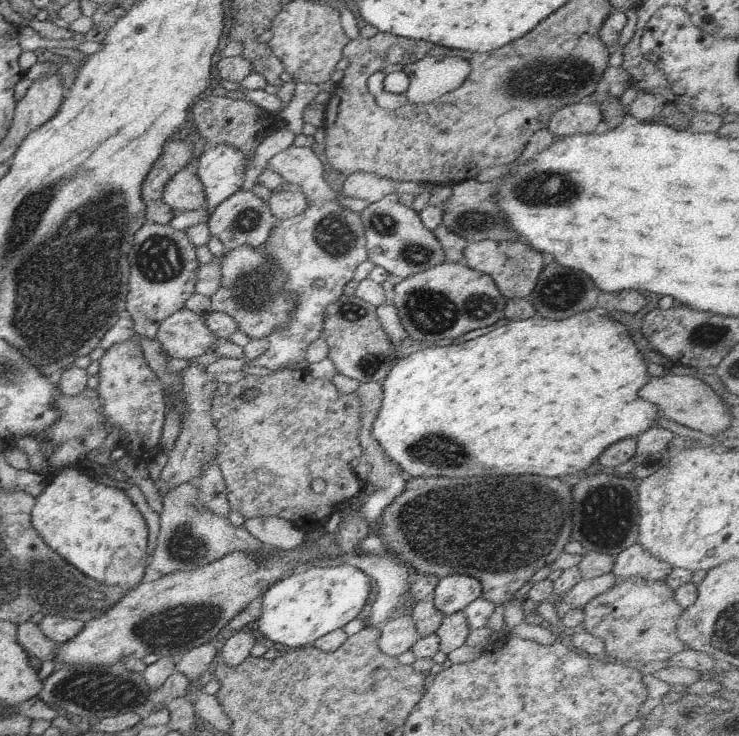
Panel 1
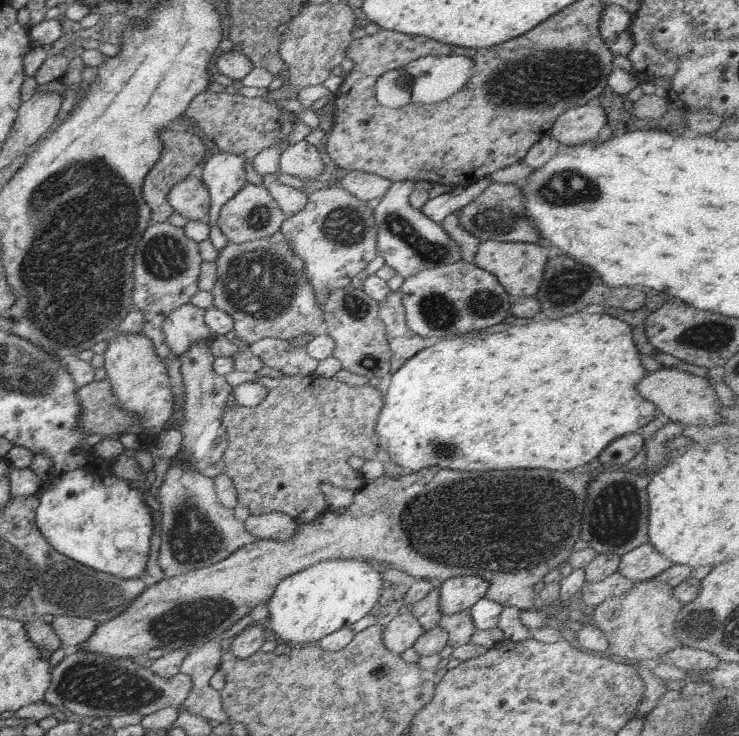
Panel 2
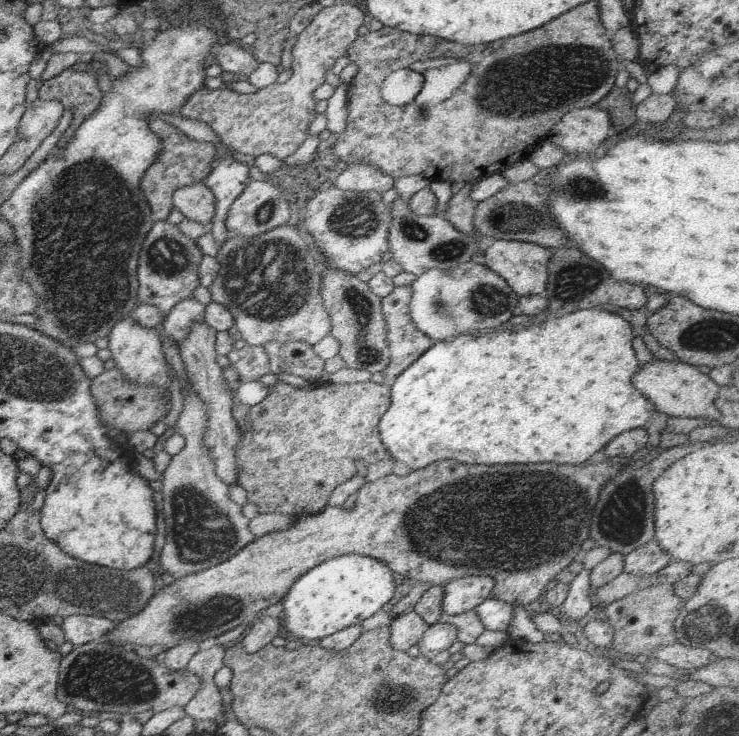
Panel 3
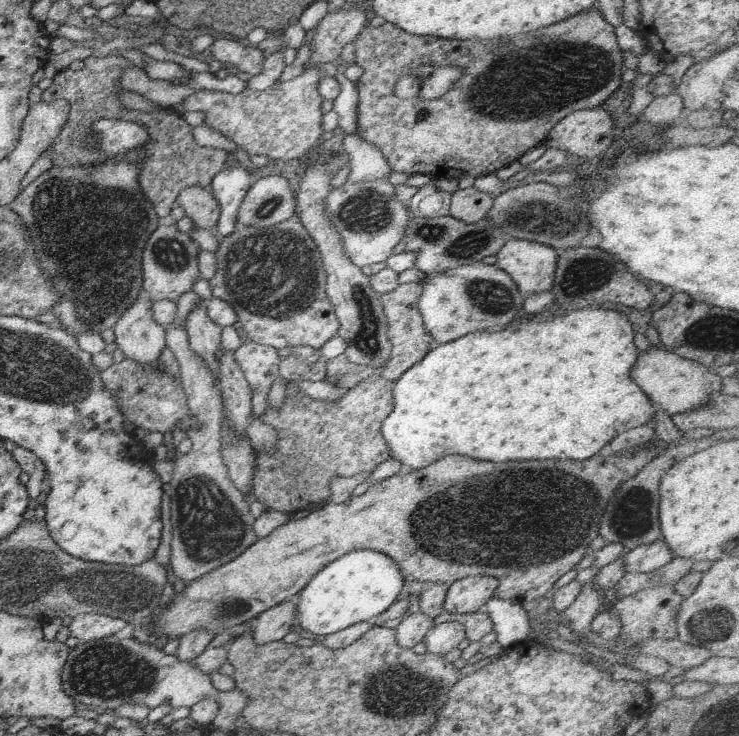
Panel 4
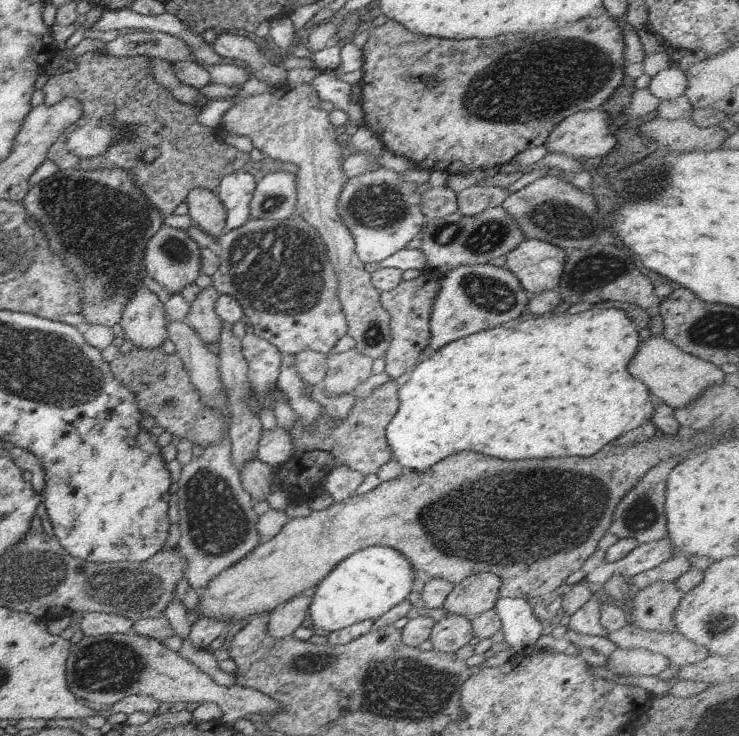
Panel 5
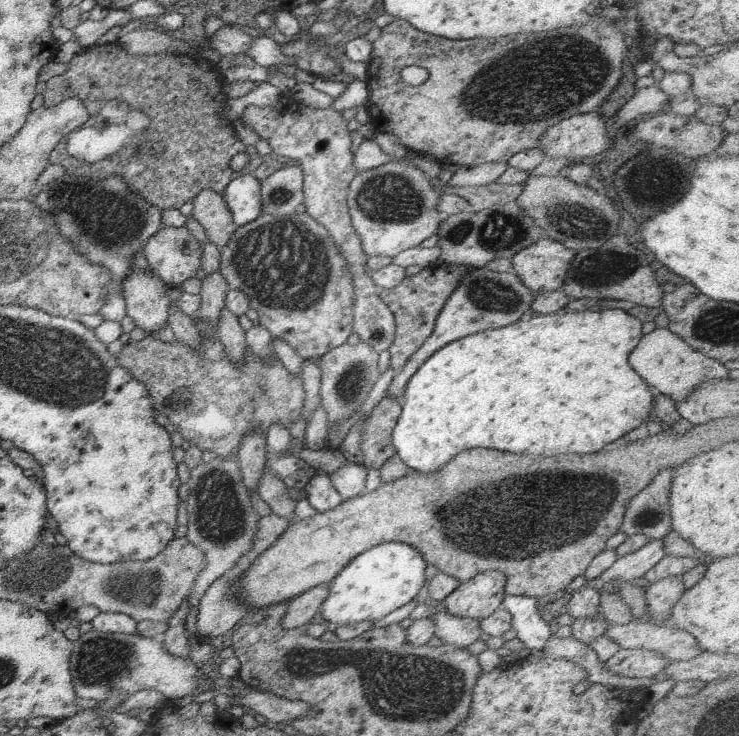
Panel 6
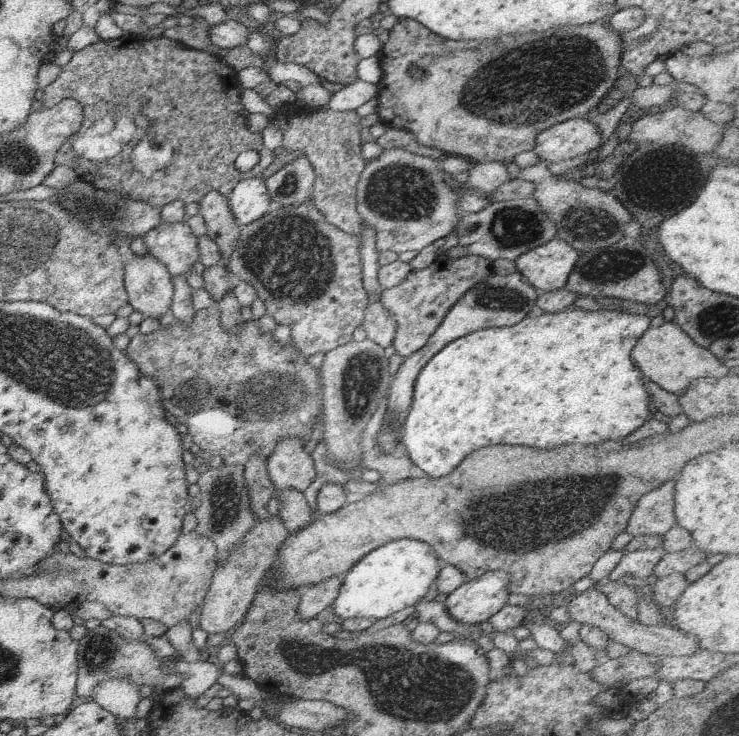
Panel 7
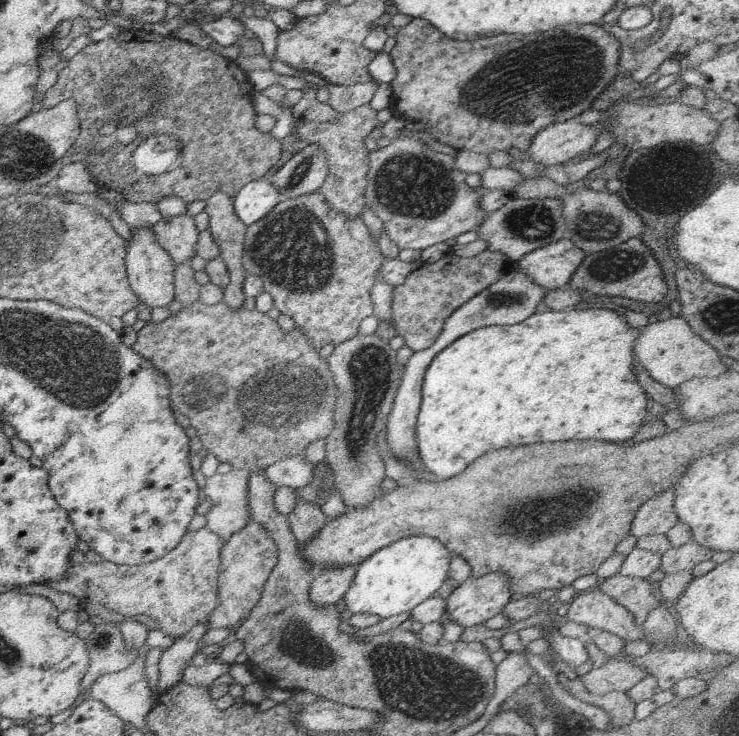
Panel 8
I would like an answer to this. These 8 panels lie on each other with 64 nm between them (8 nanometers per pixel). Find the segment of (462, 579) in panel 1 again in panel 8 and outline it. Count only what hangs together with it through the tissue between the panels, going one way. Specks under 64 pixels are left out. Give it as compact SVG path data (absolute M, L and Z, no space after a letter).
M494 572L482 578L469 577L464 583L450 594L447 599L446 613L454 623L462 627L472 627L483 624L497 616L511 602L511 575Z

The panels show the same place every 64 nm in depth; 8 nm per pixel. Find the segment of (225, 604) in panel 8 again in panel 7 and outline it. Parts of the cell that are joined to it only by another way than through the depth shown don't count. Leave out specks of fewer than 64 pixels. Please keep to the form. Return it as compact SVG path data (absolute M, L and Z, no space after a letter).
M270 515L270 518L258 520L252 530L246 532L244 540L228 554L228 558L218 566L213 575L212 585L203 597L200 628L207 634L226 633L245 619L256 594L266 576L268 568L276 560L276 552L289 533L280 517Z

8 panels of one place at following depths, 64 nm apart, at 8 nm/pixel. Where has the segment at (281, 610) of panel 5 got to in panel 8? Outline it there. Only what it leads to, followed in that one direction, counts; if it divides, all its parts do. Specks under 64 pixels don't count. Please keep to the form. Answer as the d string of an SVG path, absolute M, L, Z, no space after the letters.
M344 565L316 571L309 594L311 601L322 604L340 602L350 588L357 568L356 565Z

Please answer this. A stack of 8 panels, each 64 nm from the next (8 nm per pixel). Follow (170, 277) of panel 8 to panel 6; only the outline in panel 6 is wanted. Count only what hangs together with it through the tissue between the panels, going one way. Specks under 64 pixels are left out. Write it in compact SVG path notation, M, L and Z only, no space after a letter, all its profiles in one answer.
M136 269L128 274L122 282L122 295L126 302L126 316L131 318L137 328L147 333L147 336L157 336L157 332L166 326L169 317L170 300L166 294L166 285L151 270Z

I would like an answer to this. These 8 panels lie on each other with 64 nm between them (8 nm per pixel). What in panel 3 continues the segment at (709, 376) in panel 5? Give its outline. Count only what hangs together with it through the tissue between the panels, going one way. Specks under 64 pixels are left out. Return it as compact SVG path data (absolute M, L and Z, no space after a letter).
M654 358L651 362L640 366L640 370L634 374L634 386L648 397L648 400L655 406L657 413L664 412L668 416L688 416L688 418L718 418L718 407L715 401L720 397L720 390L714 380L700 372L698 367L679 360L662 360Z

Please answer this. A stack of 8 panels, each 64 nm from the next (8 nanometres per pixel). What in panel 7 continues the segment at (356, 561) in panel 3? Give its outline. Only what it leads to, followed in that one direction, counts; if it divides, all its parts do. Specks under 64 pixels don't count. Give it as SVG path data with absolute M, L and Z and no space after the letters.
M396 540L362 556L342 578L340 592L330 604L336 616L345 620L374 618L378 621L417 605L440 574L440 560L430 544L420 540Z

